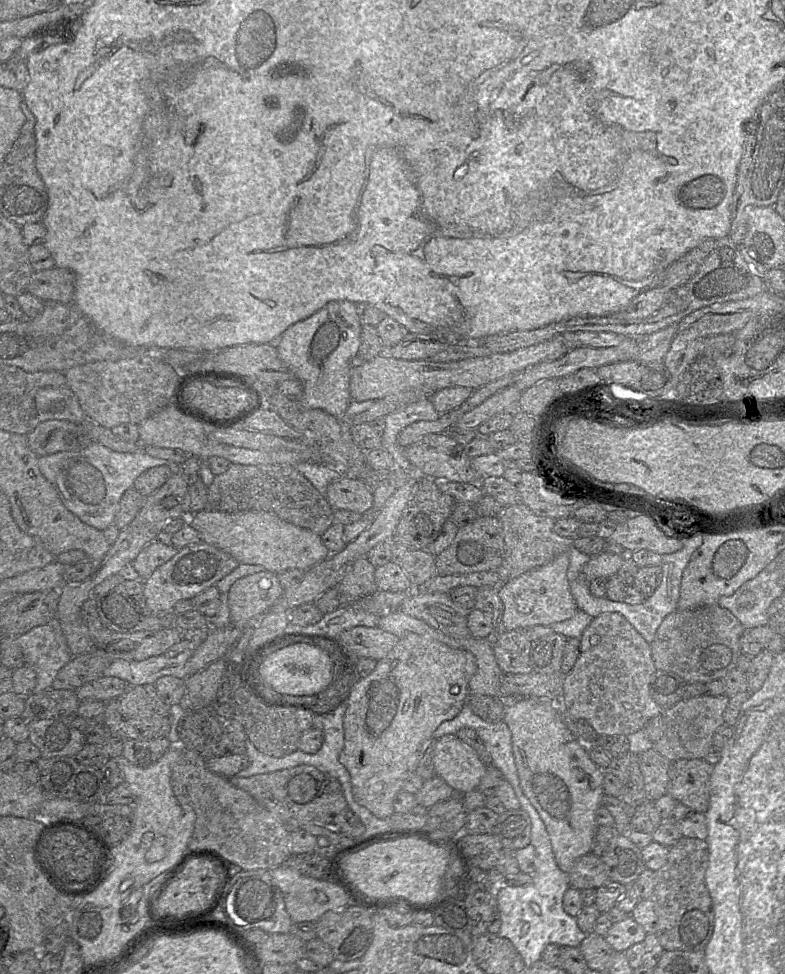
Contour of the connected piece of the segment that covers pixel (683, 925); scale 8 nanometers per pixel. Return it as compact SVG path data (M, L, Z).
M682 837L670 847L667 863L657 872L652 900L658 918L656 935L665 951L705 951L713 935L715 912L706 884L708 862L707 840Z

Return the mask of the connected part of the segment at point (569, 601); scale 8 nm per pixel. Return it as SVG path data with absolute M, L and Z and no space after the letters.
M569 551L551 562L513 578L499 588L503 603L501 628L504 630L527 629L532 626L551 626L571 618L578 610L568 579Z

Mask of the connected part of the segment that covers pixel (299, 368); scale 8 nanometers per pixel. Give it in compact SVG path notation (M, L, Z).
M334 300L311 316L292 324L275 342L280 358L303 385L303 396L298 402L304 409L320 409L337 419L345 417L352 401L349 391L350 370L356 364L361 330L357 305L347 300Z

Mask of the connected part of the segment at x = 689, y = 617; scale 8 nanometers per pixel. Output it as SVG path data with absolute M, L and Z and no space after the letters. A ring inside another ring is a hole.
M718 604L675 610L662 621L650 644L652 659L657 670L676 673L686 683L709 683L723 679L736 668L741 655L740 637L744 630L742 623Z

